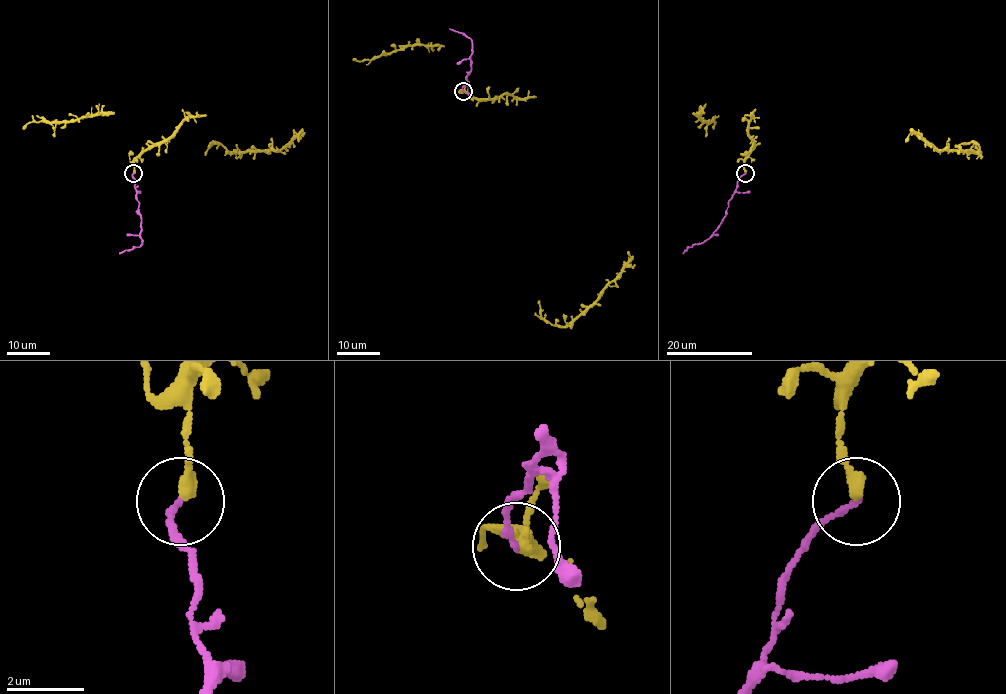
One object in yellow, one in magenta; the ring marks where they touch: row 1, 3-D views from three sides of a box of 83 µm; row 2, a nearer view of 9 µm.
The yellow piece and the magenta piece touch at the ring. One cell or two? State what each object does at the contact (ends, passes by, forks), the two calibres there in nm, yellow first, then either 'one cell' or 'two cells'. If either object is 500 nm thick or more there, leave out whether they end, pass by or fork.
yellow ends; magenta ends; calibres 320 and 150 nm; two cells

